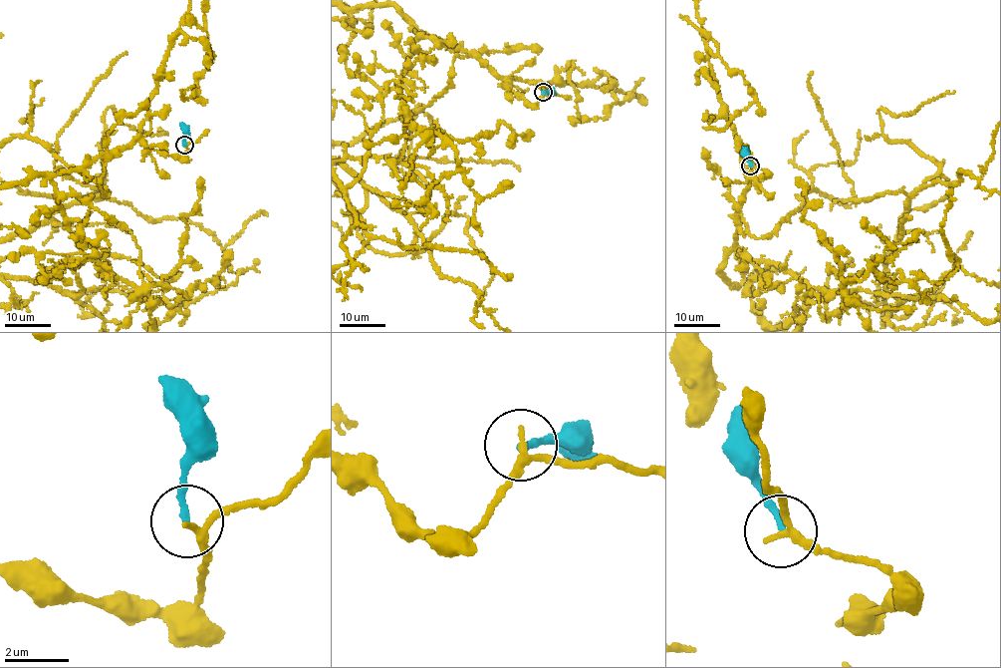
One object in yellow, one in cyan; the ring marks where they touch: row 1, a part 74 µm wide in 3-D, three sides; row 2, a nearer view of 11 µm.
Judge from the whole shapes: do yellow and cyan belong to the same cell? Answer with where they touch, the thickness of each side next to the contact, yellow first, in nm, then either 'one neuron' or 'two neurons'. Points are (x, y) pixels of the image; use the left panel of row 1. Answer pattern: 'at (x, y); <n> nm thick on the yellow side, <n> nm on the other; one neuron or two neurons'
at (184, 145); 200 nm thick on the yellow side, 190 nm on the other; one neuron

